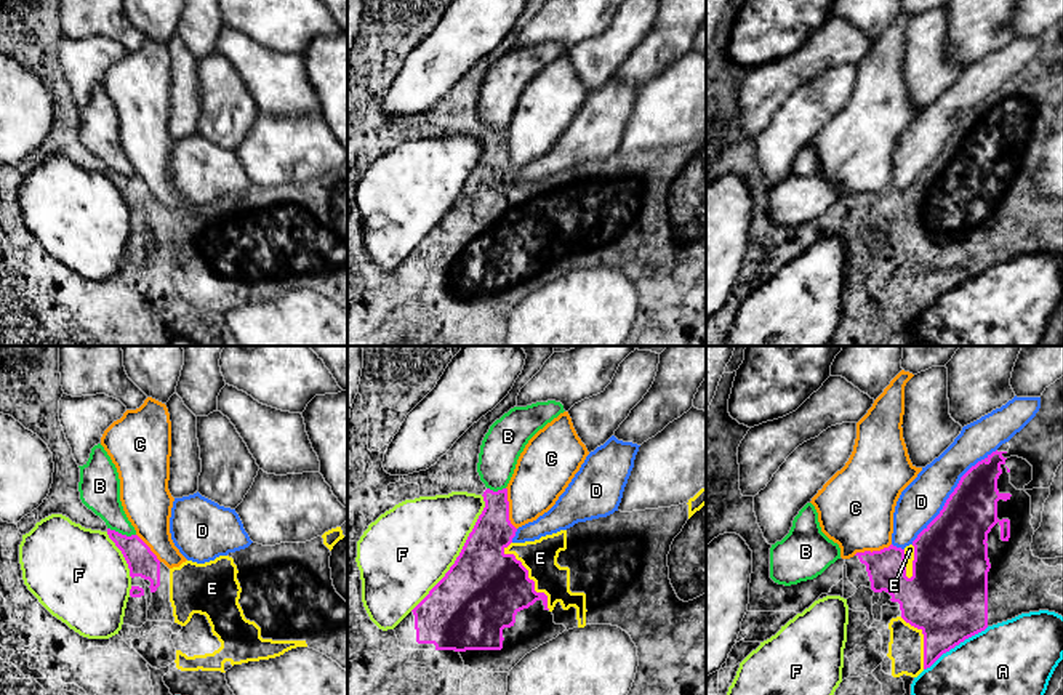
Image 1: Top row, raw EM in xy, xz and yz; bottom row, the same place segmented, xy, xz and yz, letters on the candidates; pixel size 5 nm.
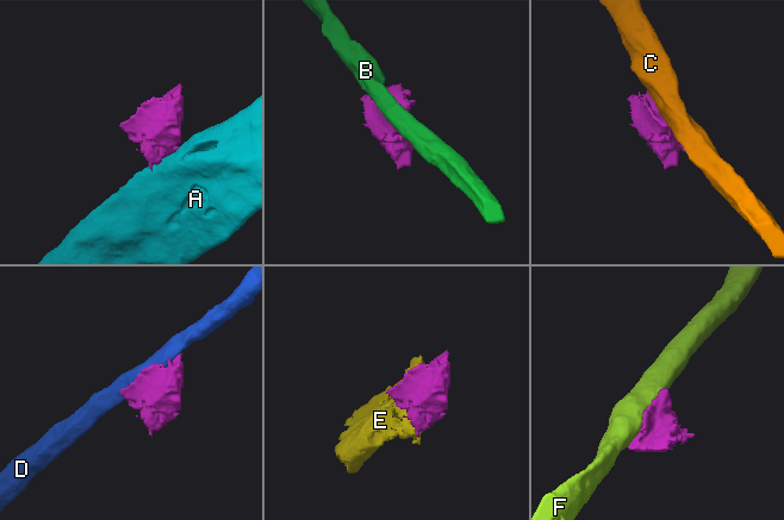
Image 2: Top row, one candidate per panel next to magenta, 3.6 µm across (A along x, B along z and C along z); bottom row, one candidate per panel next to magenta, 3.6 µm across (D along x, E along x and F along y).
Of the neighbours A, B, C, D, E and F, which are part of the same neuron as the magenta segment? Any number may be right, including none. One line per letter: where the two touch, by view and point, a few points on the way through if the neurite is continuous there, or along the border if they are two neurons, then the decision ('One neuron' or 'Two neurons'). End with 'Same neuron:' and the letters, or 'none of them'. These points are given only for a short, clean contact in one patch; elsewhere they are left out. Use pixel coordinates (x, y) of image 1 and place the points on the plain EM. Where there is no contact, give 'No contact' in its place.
A: Touches magenta at yz (956, 285). Two neurons
B: Touches magenta at xy (120, 175). Two neurons
C: Touches magenta at xz (508, 149). Boundary: xz (506, 128), (508, 160), (516, 170). Two neurons
D: Touches magenta at yz (951, 135). Two neurons
E: Touches magenta at xz (527, 216). One neuron
F: Touches magenta at xz (460, 194). Two neurons
Same neuron: E

